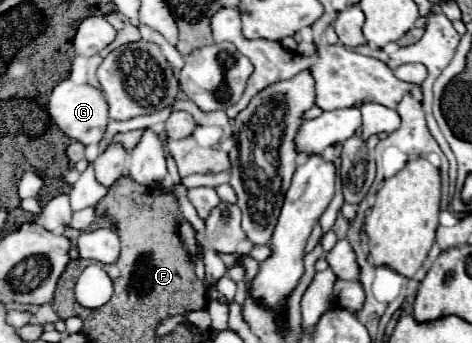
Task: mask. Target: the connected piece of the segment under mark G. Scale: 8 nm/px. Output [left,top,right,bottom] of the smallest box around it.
[47,79,109,145]

